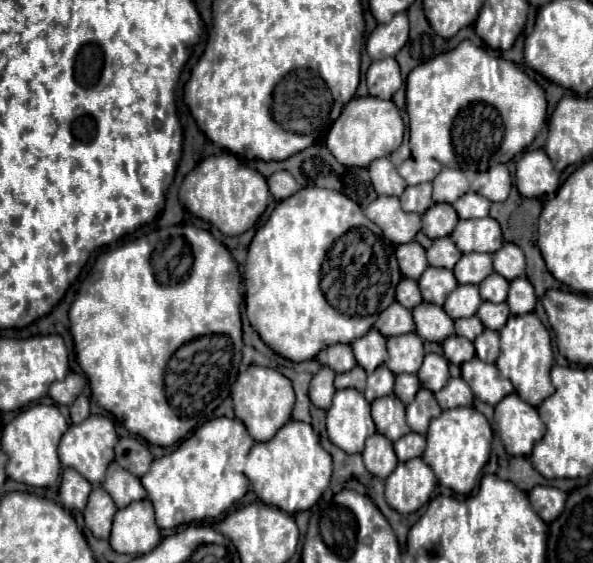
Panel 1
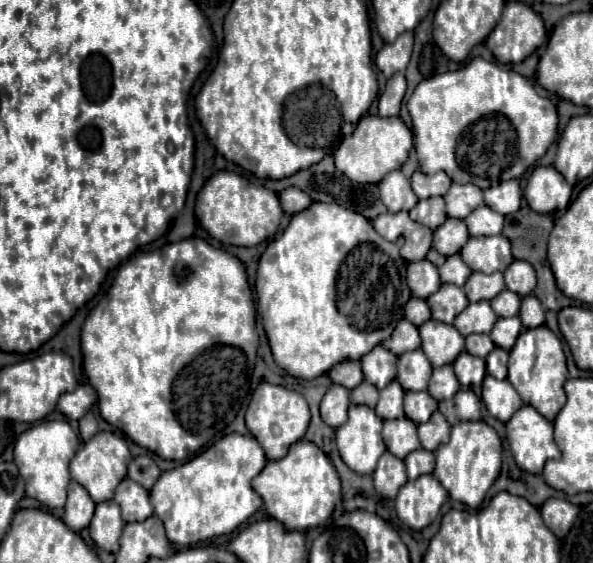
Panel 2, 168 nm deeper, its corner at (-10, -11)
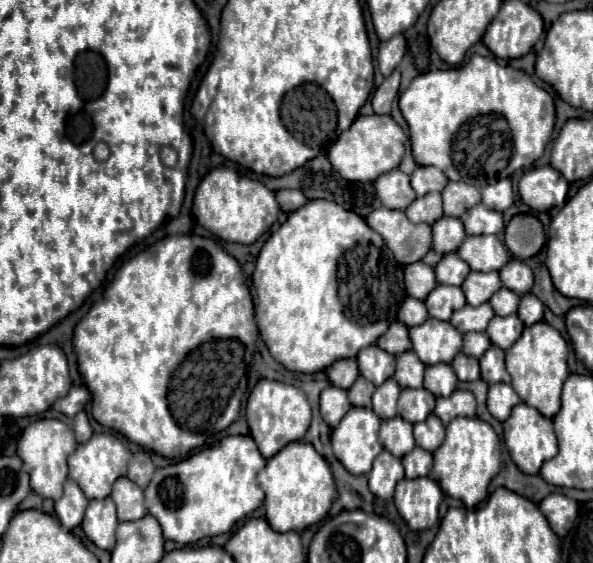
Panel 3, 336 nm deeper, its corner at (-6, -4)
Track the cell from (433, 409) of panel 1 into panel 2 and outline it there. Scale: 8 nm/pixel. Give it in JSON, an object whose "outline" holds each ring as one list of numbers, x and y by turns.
{"outline":[[435,411,427,423,421,423,419,425,419,441,421,441,421,447,427,449,427,451,435,451,439,445,447,443,449,429,451,427,449,427,447,419,439,411]]}

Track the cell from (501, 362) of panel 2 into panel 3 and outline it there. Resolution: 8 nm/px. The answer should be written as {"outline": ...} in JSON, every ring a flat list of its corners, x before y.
{"outline":[[491,346,481,358,481,378,487,384,495,382,509,382,509,374,505,370,505,352,497,346]]}

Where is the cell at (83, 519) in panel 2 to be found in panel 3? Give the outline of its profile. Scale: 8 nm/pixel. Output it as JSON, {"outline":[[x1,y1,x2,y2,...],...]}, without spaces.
{"outline":[[67,478,63,484,63,496,55,502,57,518,61,520,65,530,73,530,75,526,81,524,87,504,89,504,89,500,85,498,79,484,75,480]]}

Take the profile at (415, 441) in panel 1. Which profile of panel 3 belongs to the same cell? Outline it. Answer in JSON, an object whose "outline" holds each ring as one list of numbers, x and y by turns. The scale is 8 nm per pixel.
{"outline":[[415,446,407,456,401,458,403,468,405,468,405,478,411,476,427,476,431,472,431,452]]}

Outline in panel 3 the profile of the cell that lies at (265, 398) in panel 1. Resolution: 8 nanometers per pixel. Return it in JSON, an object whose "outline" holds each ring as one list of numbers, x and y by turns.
{"outline":[[261,378,251,390,247,398,245,416,251,430,251,438,259,444,259,452,265,458,275,456,275,452,279,452,279,448,287,446,291,440,301,440,311,424,311,408,307,396,295,386,265,378]]}

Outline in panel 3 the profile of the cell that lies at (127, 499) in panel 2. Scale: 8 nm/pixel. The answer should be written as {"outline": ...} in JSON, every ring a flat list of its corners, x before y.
{"outline":[[125,476,115,480,111,498,117,504,117,516,121,522,123,520,139,520,147,514,145,504,143,504,143,490,135,482,127,480]]}

